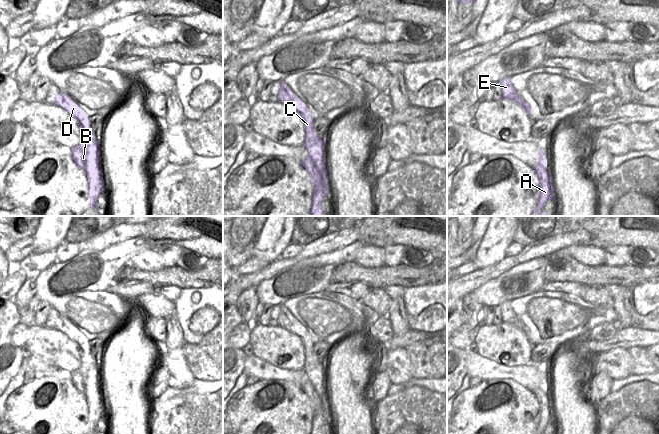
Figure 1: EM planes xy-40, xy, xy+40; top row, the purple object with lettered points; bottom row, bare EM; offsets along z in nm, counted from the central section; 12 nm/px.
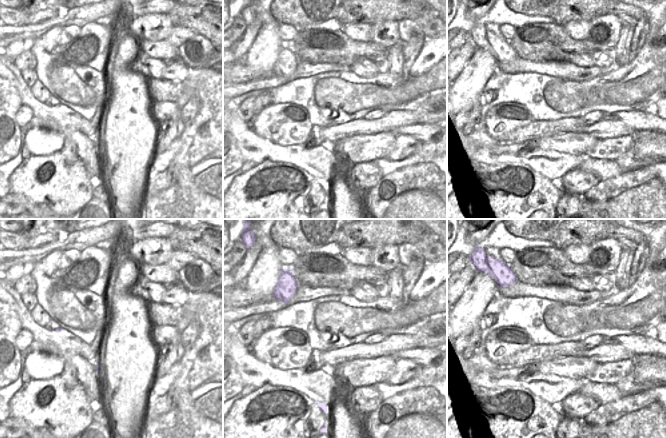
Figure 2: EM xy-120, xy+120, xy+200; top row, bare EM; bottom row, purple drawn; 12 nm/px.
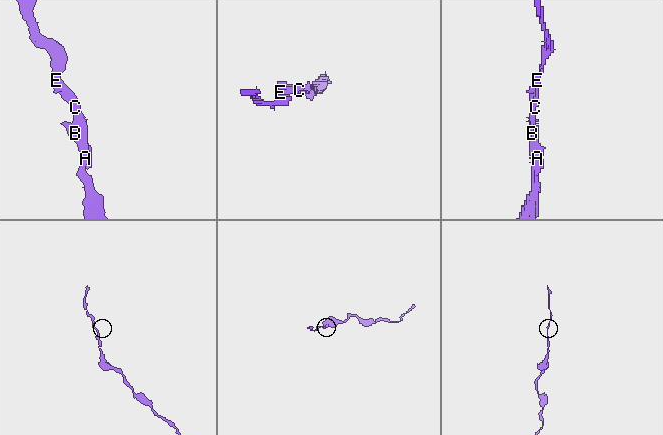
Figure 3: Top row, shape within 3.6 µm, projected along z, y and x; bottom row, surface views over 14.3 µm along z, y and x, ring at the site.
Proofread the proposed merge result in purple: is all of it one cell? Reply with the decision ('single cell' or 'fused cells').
single cell

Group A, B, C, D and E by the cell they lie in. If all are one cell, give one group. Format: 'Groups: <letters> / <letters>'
Groups: A B C D E

